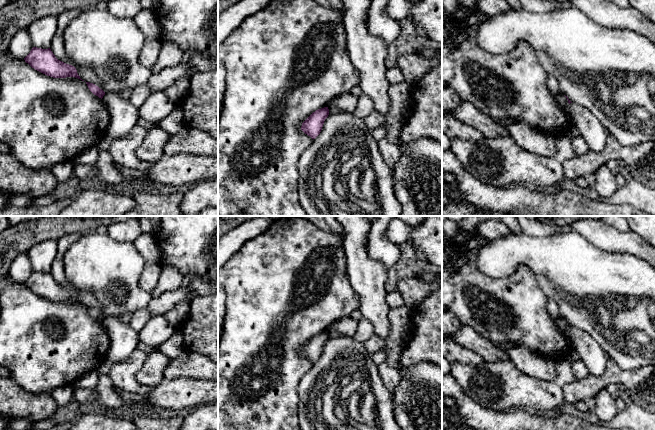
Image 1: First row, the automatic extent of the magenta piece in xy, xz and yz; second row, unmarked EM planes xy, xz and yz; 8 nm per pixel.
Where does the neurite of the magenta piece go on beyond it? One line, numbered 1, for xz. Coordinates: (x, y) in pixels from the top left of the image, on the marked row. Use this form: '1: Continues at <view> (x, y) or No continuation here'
1: No continuation here

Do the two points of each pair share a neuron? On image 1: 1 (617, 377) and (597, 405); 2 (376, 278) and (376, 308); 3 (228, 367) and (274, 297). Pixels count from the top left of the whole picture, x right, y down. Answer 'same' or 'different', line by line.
1: different
2: same
3: same

